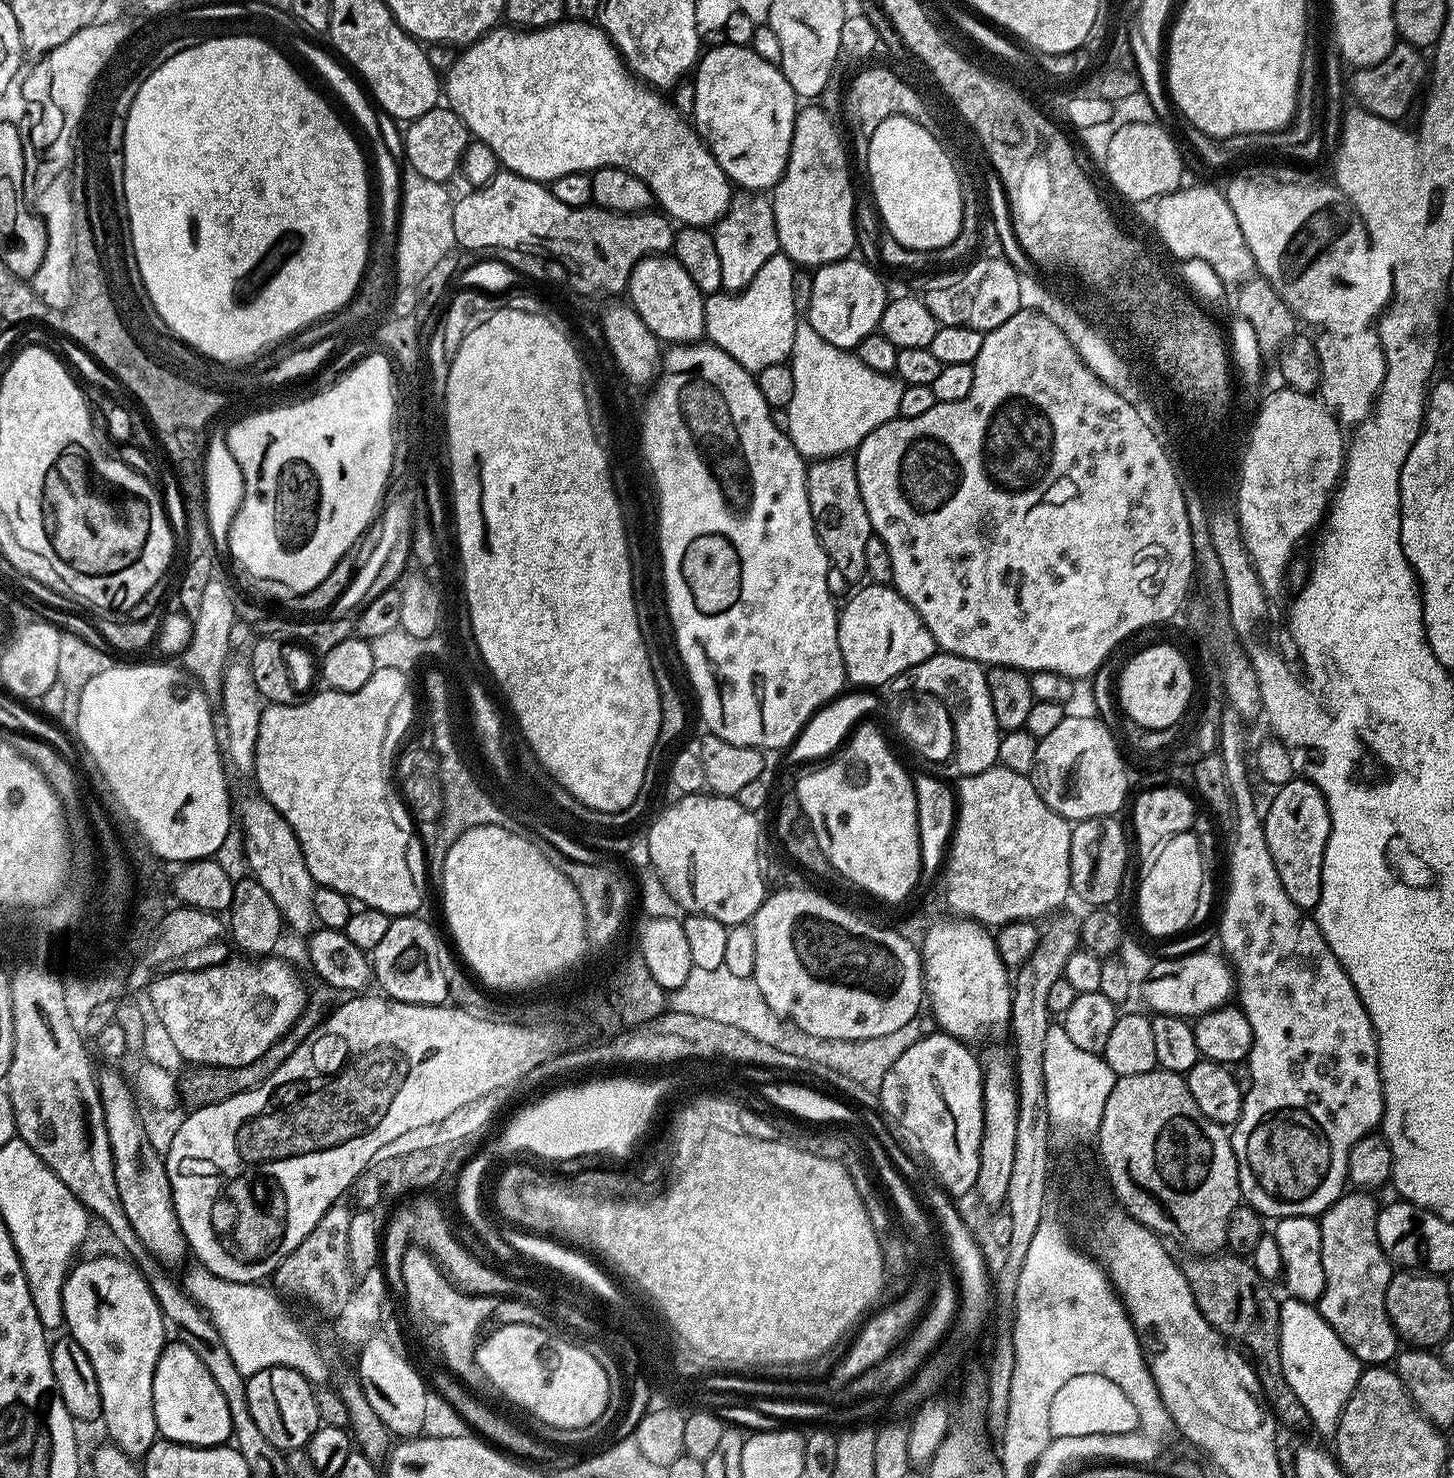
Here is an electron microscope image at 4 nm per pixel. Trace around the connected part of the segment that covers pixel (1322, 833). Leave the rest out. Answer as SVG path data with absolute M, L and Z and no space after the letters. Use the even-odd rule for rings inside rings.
M1311 779L1288 780L1278 788L1273 806L1262 819L1270 858L1274 858L1278 878L1282 878L1282 890L1290 894L1290 902L1294 902L1299 908L1315 909L1322 894L1324 851L1332 829L1328 804L1320 787Z

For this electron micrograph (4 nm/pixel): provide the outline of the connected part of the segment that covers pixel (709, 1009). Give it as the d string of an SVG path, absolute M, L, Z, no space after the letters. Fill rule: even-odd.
M692 967L686 982L678 988L671 989L670 1008L673 1012L694 1014L694 1018L710 1018L711 1021L722 1022L723 1025L738 1026L743 1032L767 1045L782 1050L785 1054L794 1051L792 1040L805 1039L804 1031L791 1022L785 1022L775 1010L762 998L762 990L758 990L758 982L752 977L737 978L731 970L698 970Z

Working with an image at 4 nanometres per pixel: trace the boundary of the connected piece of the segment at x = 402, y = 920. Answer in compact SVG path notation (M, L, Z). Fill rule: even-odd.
M409 914L395 917L385 937L379 942L372 953L372 974L375 981L379 982L381 991L393 1000L406 1004L438 1004L443 1005L448 999L448 975L440 958L440 942L435 930L424 920L422 916Z

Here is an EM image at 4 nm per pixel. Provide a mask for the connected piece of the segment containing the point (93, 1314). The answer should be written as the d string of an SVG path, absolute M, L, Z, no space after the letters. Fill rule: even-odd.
M96 1256L81 1264L73 1263L64 1279L63 1312L69 1335L86 1350L94 1366L107 1437L127 1456L138 1460L159 1435L154 1418L153 1376L168 1326L140 1269L131 1259L120 1256Z

